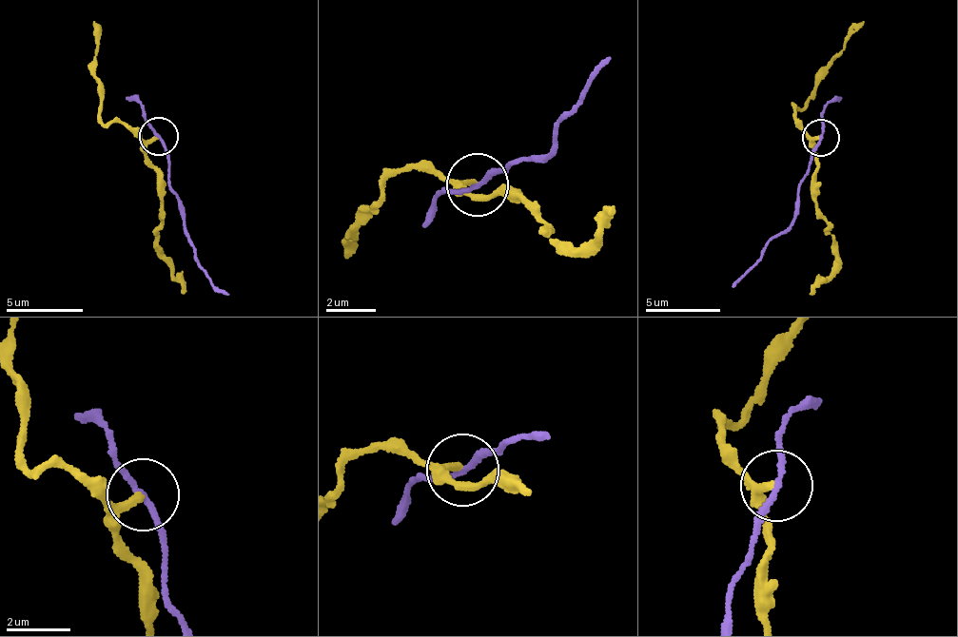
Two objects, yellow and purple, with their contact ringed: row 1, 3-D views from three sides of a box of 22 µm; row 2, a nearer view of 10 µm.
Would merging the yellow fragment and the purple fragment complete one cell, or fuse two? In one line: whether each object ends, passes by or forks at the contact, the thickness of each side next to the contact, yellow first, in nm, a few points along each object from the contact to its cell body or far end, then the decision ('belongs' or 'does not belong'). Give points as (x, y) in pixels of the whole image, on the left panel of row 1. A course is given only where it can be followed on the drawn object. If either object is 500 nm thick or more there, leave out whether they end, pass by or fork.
yellow ends | purple passes by | 220/170 nm | yellow via (157, 135), (143, 147), (143, 163), (160, 192), (163, 222), (156, 236), (159, 258), (185, 295) | purple via (157, 135), (172, 189), (200, 266), (213, 286), (228, 295) | does not belong

